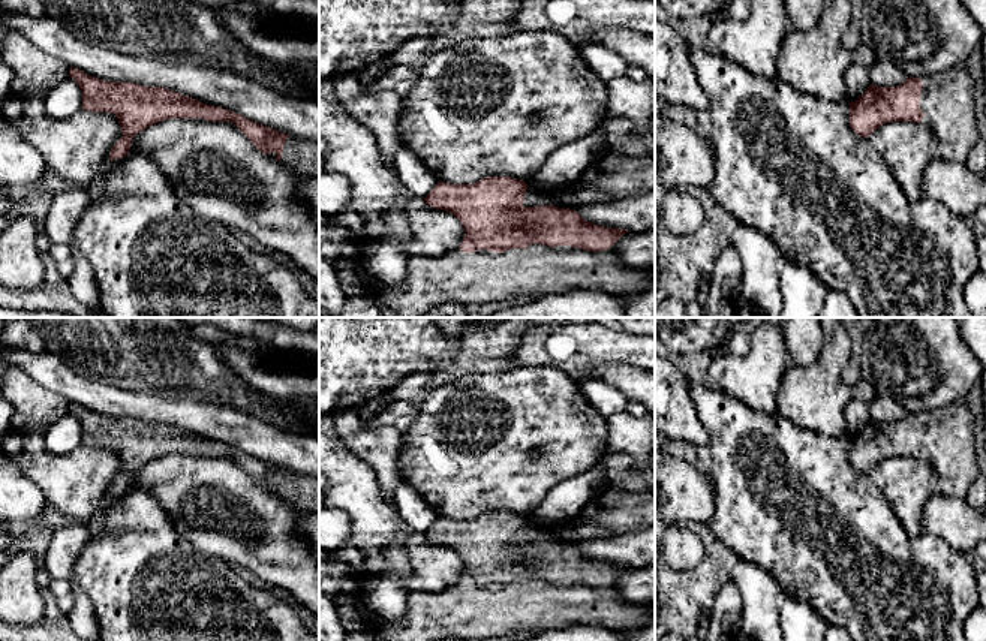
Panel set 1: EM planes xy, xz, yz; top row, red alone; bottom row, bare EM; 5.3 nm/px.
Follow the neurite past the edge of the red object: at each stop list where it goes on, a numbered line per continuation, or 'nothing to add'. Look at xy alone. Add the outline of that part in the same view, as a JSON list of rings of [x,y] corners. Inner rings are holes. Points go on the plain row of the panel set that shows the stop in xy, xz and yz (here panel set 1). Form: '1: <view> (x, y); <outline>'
1: xy (301, 490); [[[289,472],[285,476],[282,497],[297,509],[319,512],[319,479],[310,475]]]

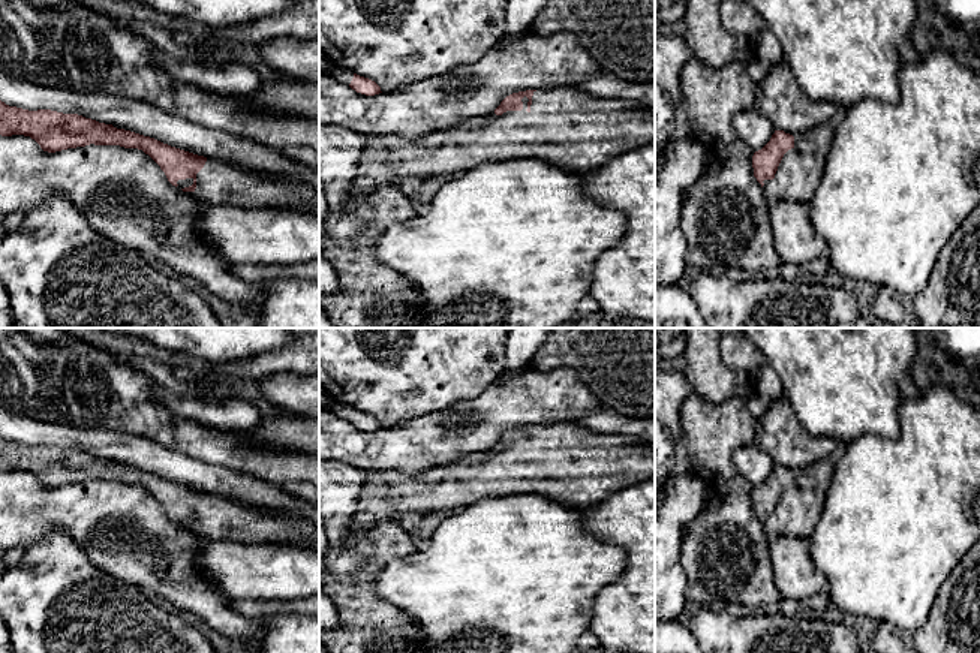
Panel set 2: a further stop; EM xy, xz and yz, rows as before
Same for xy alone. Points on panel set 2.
1: xy (218, 518); [[[207,494],[190,529],[204,541],[244,544],[276,542],[319,550],[319,527],[304,518],[262,509]]]

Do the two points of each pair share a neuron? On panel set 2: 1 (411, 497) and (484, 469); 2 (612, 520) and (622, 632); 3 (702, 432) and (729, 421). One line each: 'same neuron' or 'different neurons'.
1: same neuron
2: same neuron
3: same neuron

